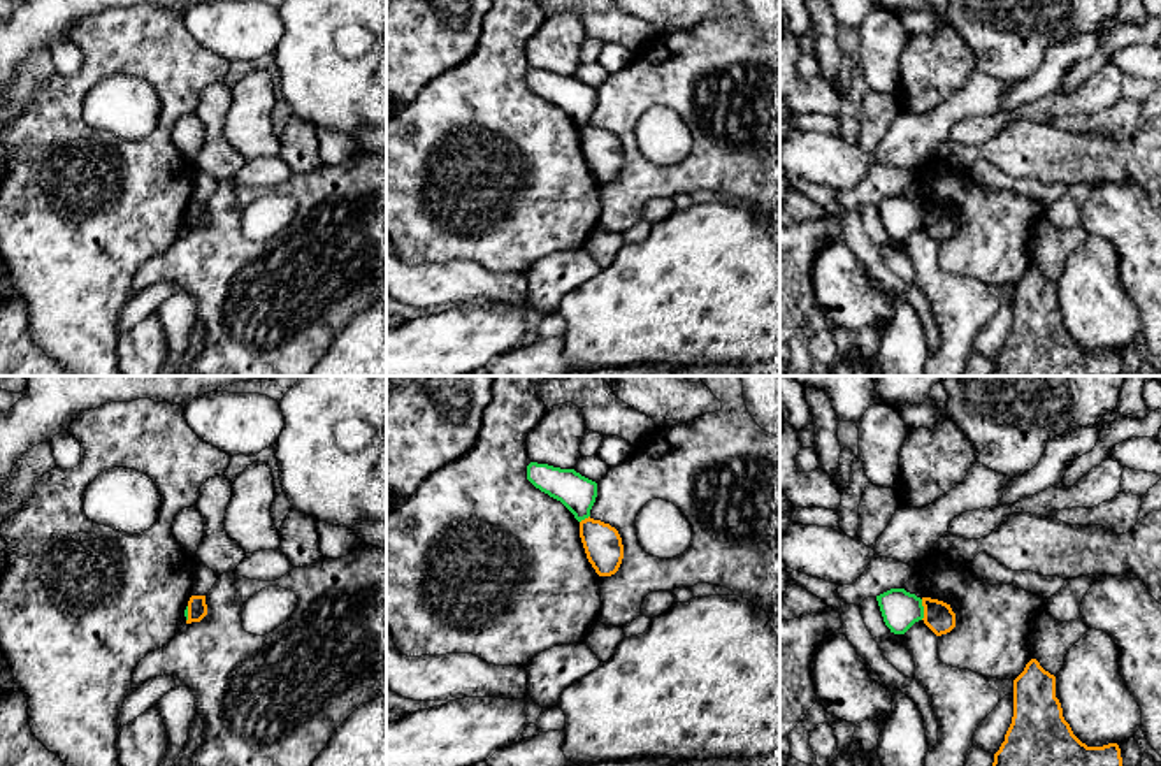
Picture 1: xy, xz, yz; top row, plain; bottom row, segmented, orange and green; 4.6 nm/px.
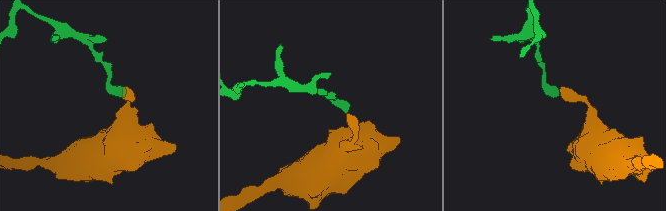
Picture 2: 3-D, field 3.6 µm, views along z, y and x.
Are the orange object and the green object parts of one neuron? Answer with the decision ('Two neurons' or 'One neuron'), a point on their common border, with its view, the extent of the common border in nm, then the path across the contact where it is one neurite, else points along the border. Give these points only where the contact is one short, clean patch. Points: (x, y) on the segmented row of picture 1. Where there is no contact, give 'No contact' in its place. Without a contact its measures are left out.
Two neurons. Touches orange at yz (924, 610). Shared border 100 nm. Boundary: yz (921, 599), (923, 619)

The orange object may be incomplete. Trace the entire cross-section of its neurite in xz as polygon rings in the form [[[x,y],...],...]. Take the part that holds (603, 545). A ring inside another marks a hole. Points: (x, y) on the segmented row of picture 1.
[[[588,517],[580,522],[580,538],[587,559],[599,576],[611,576],[618,571],[624,559],[624,545],[615,527]]]

